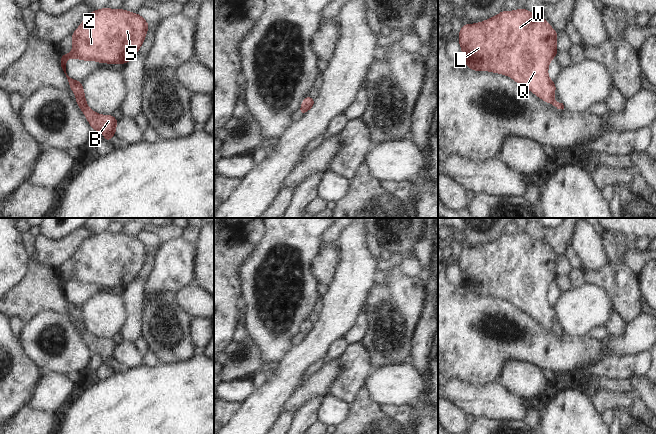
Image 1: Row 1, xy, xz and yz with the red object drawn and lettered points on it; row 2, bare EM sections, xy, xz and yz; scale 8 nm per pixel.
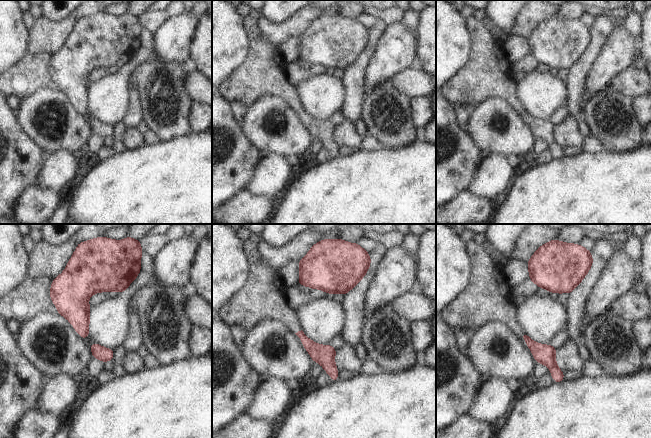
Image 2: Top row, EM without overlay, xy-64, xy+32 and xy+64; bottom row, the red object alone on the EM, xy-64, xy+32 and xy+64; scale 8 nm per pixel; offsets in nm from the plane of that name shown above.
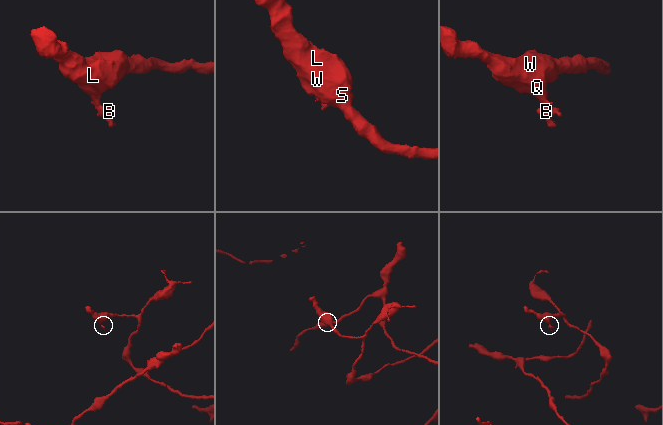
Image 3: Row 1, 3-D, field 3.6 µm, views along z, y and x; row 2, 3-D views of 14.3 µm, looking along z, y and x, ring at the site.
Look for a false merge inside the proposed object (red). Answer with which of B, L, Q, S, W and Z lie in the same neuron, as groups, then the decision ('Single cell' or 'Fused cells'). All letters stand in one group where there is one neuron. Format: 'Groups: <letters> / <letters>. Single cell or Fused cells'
Groups: B / L Q S W Z. Fused cells.

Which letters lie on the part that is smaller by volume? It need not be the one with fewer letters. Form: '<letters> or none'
B

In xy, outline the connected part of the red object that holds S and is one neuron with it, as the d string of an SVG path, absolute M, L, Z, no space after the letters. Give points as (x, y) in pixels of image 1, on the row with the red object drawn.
M106 7L92 11L82 21L71 36L73 42L71 52L62 54L60 60L70 88L81 106L88 108L83 84L67 75L67 60L76 58L125 65L138 53L149 28L147 21L138 13Z

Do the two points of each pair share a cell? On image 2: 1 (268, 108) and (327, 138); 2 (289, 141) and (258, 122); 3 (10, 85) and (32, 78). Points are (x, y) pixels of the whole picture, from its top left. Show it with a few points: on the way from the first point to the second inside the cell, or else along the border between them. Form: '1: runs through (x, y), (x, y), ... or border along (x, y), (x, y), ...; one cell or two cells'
1: border along (301, 120), (315, 138); two cells
2: runs through (281, 136), (270, 135), (263, 130); one cell
3: runs through (15, 81), (27, 78); one cell

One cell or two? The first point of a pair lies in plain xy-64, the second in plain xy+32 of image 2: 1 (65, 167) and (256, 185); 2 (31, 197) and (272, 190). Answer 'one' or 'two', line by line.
1: one
2: two

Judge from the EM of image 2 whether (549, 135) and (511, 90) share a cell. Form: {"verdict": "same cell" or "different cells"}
{"verdict": "same cell"}

